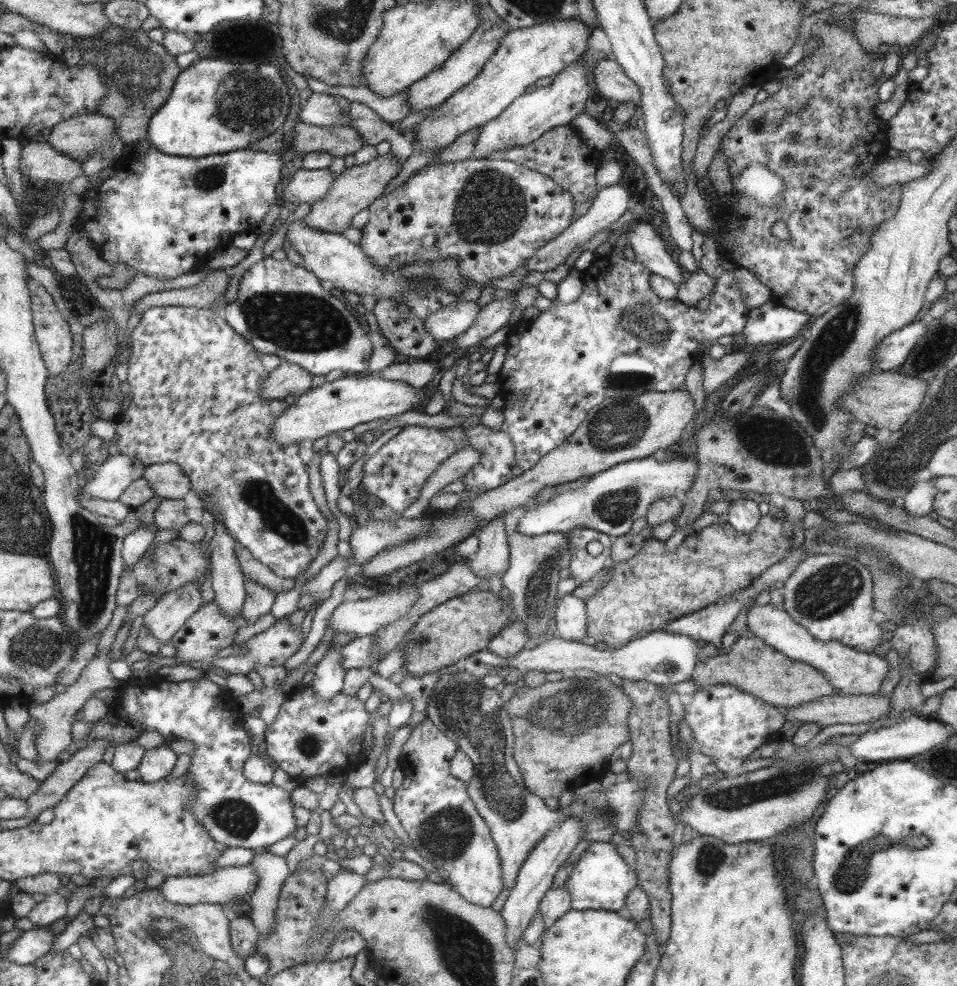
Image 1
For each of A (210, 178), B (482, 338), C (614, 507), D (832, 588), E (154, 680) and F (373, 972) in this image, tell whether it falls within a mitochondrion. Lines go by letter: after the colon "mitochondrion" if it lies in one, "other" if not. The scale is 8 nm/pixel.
A: mitochondrion
B: other
C: mitochondrion
D: mitochondrion
E: other
F: other

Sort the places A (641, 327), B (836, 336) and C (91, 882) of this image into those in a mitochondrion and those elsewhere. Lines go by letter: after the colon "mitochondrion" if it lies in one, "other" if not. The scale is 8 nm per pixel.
A: mitochondrion
B: mitochondrion
C: other

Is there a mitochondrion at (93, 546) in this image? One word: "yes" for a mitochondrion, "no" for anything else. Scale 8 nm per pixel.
yes

